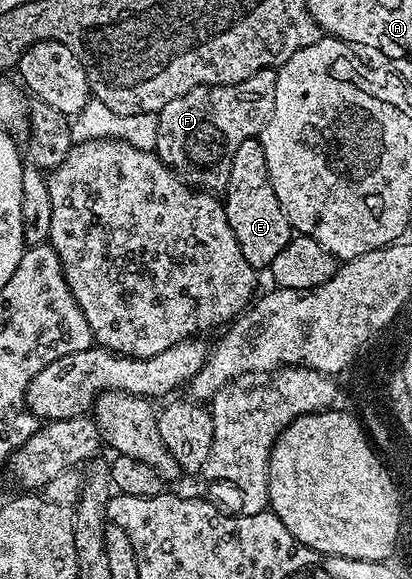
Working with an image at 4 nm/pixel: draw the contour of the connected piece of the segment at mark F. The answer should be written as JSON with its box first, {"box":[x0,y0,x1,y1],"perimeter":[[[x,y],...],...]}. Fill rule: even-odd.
{"box":[153,68,277,193],"perimeter":[[[262,68],[242,82],[230,83],[228,86],[198,86],[175,100],[168,101],[168,104],[157,112],[156,141],[153,148],[155,155],[191,186],[212,193],[223,192],[236,149],[243,140],[259,136],[267,117],[270,116],[275,103],[276,79],[277,72],[273,68]]]}

